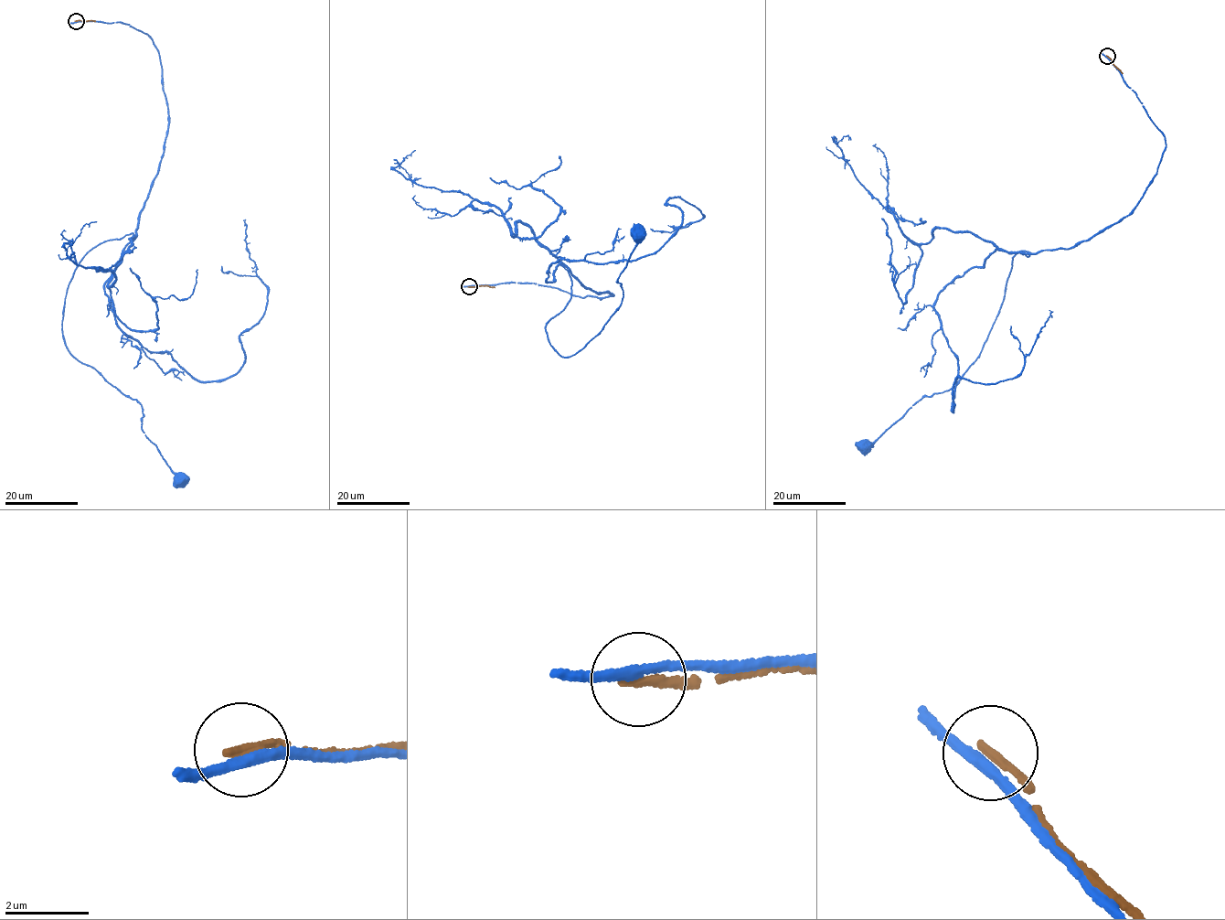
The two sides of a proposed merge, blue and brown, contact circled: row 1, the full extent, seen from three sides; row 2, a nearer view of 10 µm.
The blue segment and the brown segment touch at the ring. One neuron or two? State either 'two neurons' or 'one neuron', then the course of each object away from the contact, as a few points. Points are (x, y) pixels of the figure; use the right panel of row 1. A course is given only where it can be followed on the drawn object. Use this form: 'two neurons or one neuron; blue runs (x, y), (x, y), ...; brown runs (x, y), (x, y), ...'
two neurons; blue runs (1106, 57), (1164, 136), (1152, 182), (1084, 240), (1014, 253), (1029, 254), (1013, 257), (956, 385), (864, 447); brown runs (1107, 56), (1122, 73)

